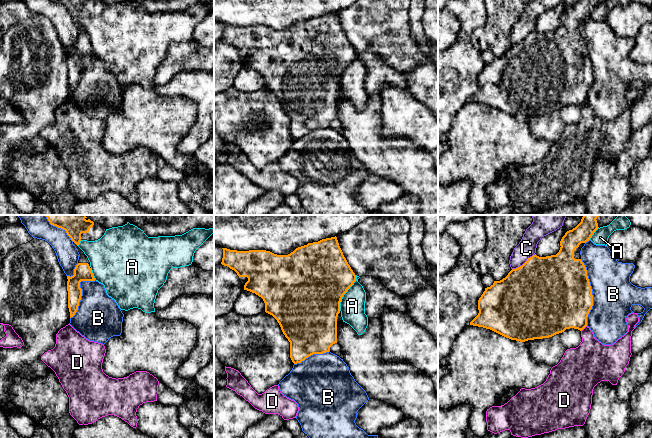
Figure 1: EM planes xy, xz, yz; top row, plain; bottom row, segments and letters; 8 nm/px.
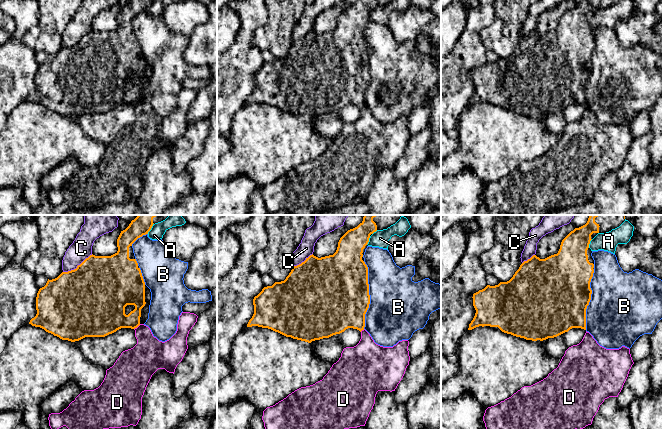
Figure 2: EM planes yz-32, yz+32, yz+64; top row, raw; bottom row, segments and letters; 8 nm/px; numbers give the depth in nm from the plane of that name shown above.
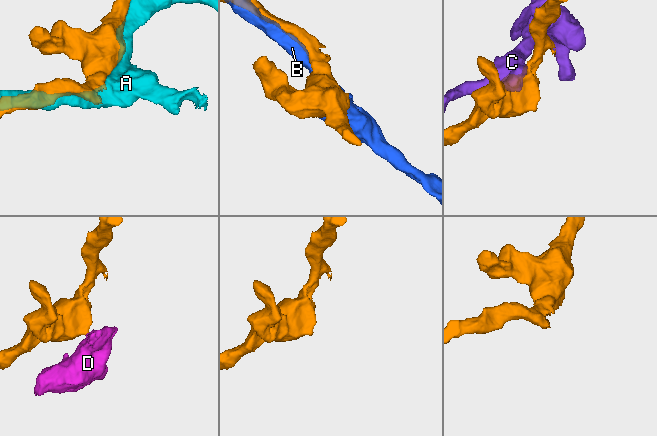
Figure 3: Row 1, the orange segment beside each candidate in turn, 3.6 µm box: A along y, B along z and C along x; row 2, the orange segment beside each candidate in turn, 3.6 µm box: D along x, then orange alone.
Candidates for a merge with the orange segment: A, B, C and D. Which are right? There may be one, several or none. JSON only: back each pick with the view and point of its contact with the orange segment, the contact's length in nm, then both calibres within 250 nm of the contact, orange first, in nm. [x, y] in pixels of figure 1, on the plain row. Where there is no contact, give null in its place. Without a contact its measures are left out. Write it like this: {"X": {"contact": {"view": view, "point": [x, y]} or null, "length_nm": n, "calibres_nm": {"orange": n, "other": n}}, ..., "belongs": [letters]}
{"belongs": []}

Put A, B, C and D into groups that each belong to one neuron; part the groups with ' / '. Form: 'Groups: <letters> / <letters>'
Groups: A / B / C / D

